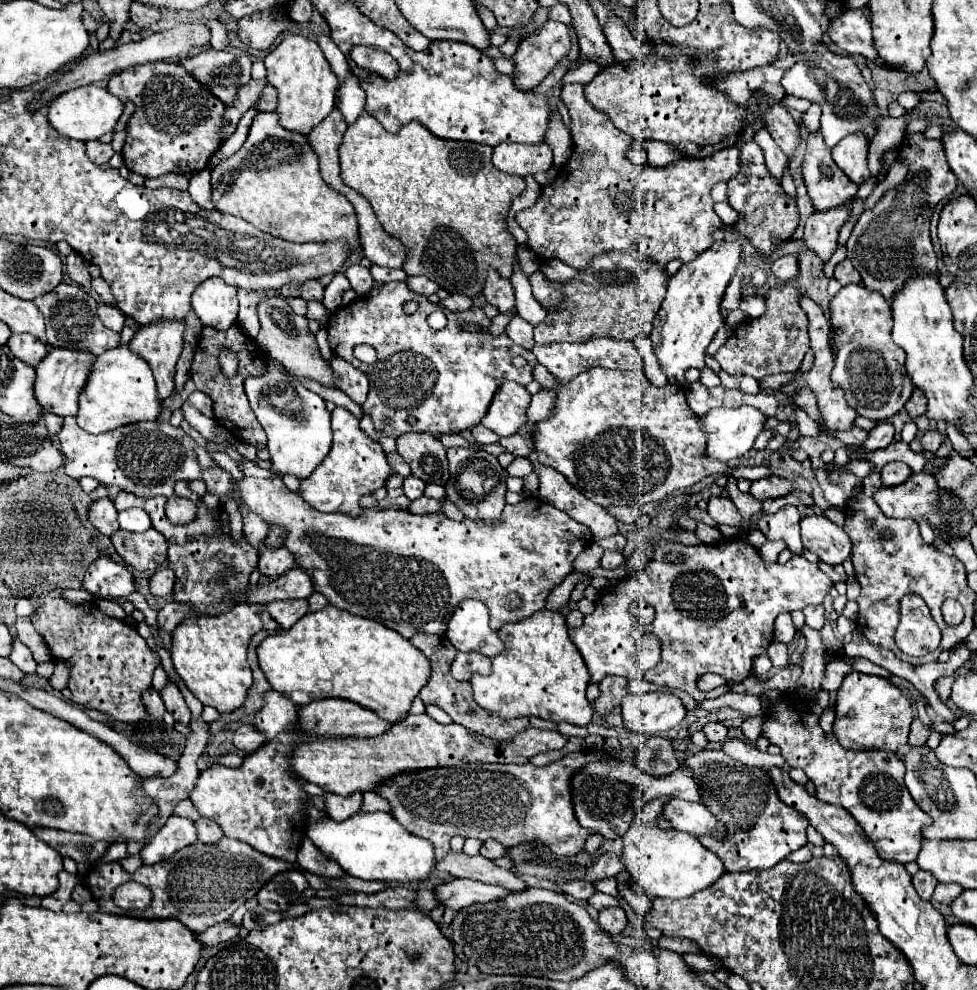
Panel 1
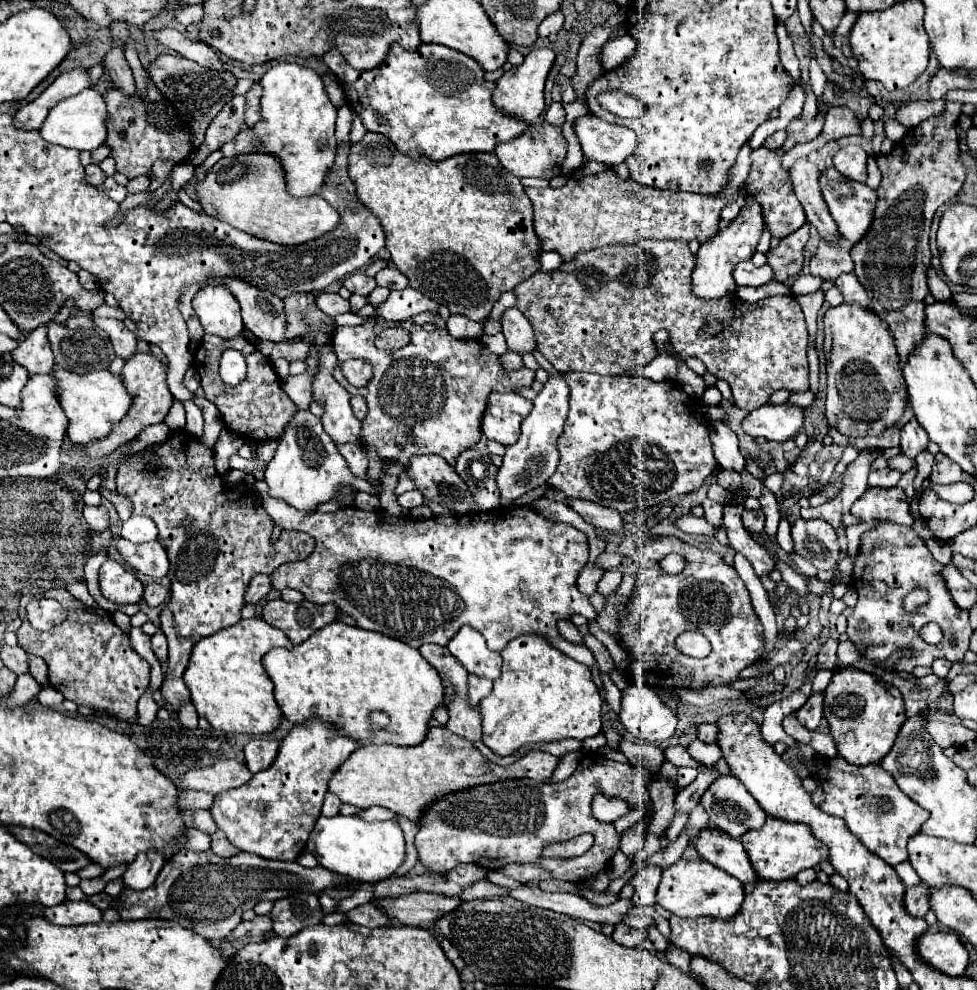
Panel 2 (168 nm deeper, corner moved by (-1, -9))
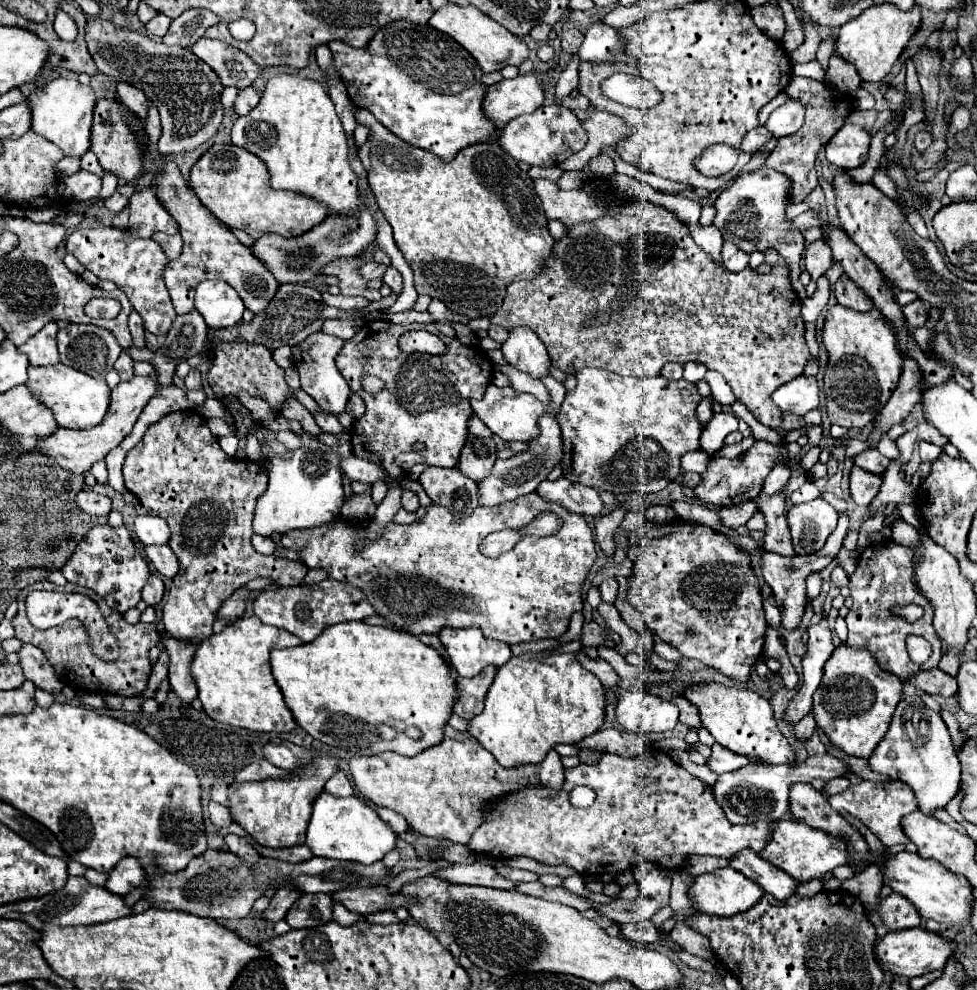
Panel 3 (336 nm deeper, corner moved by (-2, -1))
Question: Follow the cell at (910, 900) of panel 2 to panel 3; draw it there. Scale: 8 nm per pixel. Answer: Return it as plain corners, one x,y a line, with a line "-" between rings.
891,893
879,903
879,909
871,917
871,923
877,927
877,936
880,939
889,931
919,927
921,917
915,905
911,905
911,901
899,897
897,893

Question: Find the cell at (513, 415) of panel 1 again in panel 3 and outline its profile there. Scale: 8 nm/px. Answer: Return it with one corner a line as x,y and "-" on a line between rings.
491,383
483,399
471,401
471,407
473,407
473,413
491,429
491,433
501,437
503,441
531,441
533,437
539,435
537,417
543,413
543,405
529,393
517,393
511,387
501,389

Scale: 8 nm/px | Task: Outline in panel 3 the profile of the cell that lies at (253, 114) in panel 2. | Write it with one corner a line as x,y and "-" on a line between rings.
251,85
247,89
241,89
239,95
237,95
237,99
235,99
235,111
237,111
237,115
251,113
251,109
255,109
255,105
259,103
259,99
261,99
261,95
259,95
257,87

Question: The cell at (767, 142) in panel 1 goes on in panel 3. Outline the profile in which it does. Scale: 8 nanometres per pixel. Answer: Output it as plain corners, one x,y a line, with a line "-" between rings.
789,99
785,105
781,105
779,109
775,109
765,127
771,131
771,135
775,139
781,139
785,135
793,135
799,131
799,127
803,125
803,119
805,119
805,109
801,103

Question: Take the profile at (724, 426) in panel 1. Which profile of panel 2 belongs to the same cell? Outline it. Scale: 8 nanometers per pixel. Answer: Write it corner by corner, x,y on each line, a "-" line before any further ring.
788,401
780,405
766,403
744,419
744,431
754,439
766,437
774,441
788,441
802,429
804,411
804,407

